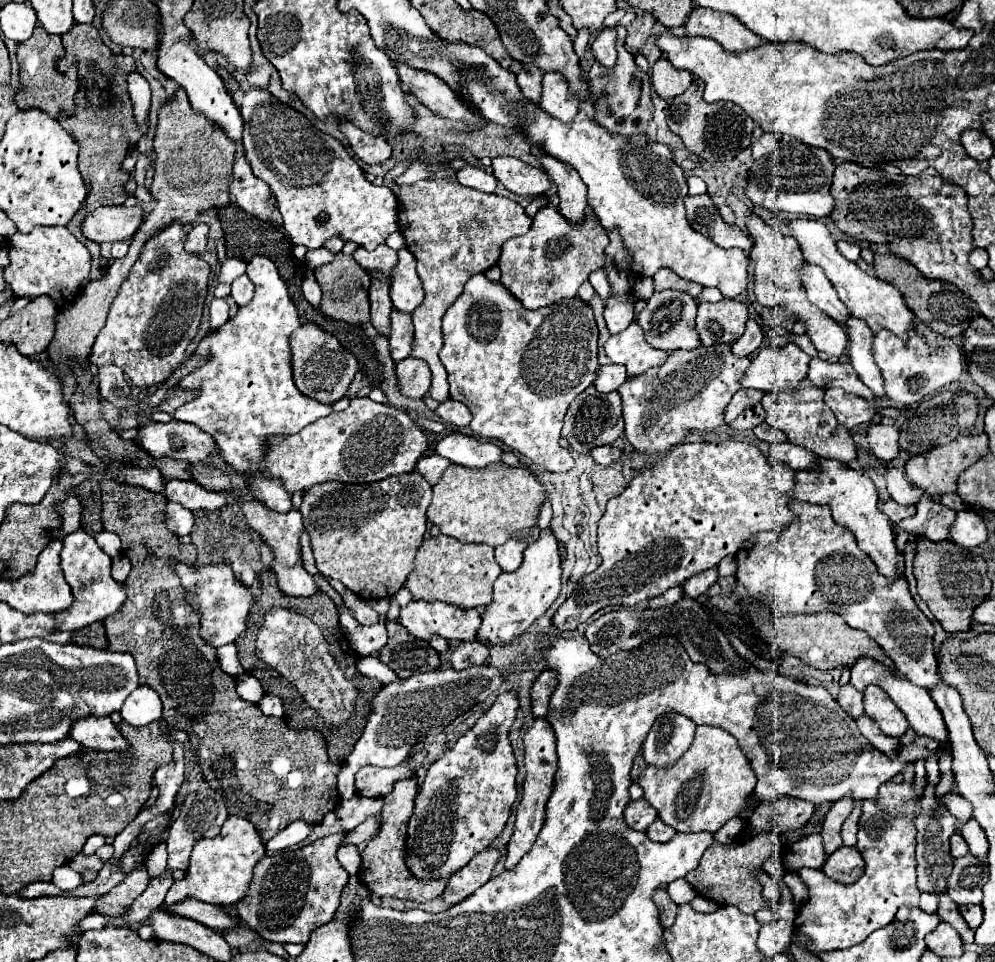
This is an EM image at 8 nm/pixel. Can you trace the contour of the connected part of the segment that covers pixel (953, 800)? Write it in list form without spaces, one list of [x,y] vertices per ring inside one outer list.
[[[948,791],[942,801],[946,803],[948,811],[950,811],[960,823],[964,823],[964,821],[968,821],[968,819],[972,817],[972,805],[970,805],[962,795],[958,795],[956,791]]]

